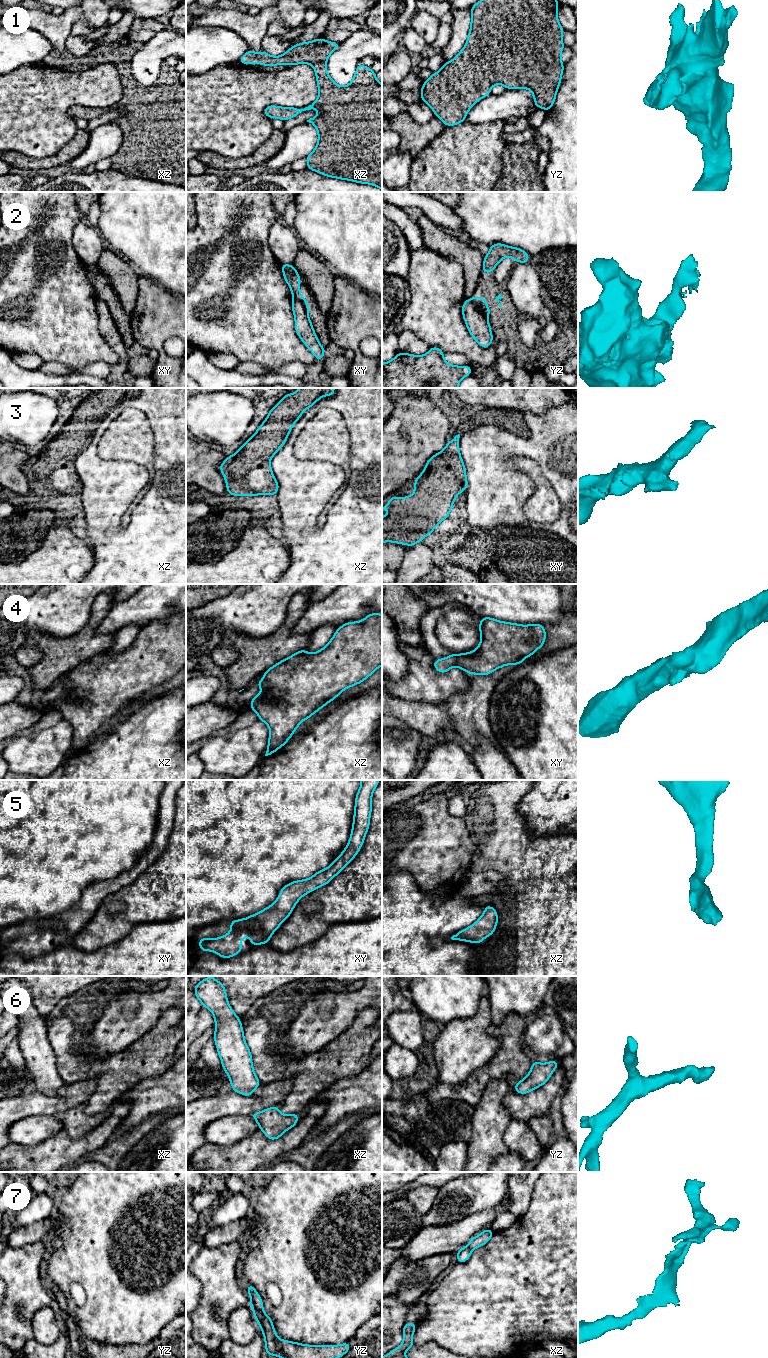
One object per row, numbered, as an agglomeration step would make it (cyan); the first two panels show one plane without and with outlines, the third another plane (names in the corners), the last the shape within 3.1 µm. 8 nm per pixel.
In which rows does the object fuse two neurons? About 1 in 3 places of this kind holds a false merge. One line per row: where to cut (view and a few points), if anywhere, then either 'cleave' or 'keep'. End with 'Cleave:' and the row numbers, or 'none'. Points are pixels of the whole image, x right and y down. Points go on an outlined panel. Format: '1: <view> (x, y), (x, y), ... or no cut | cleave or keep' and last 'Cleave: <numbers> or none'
1: no cut | keep
2: xy (294, 298), (301, 302), (307, 314) | cleave
3: no cut | keep
4: no cut | keep
5: no cut | keep
6: no cut | keep
7: no cut | keep
Cleave: 2

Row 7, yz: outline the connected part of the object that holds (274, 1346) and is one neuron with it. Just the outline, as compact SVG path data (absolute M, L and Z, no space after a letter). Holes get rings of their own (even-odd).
M251 1284L247 1285L246 1289L251 1296L250 1305L253 1314L265 1339L266 1355L280 1358L341 1358L351 1349L349 1342L340 1345L316 1346L279 1339L272 1324L272 1318L264 1313L261 1296Z

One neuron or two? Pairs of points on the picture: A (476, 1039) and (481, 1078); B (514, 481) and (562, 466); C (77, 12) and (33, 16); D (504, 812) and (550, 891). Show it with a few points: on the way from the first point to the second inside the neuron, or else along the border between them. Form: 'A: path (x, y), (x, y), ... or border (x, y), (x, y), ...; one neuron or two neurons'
A: border (496, 1050), (494, 1055), (473, 1073); two neurons
B: path (506, 461), (506, 457), (514, 449), (542, 449); one neuron
C: path (66, 20), (44, 20); one neuron
D: path (504, 832), (504, 840), (535, 871); one neuron

